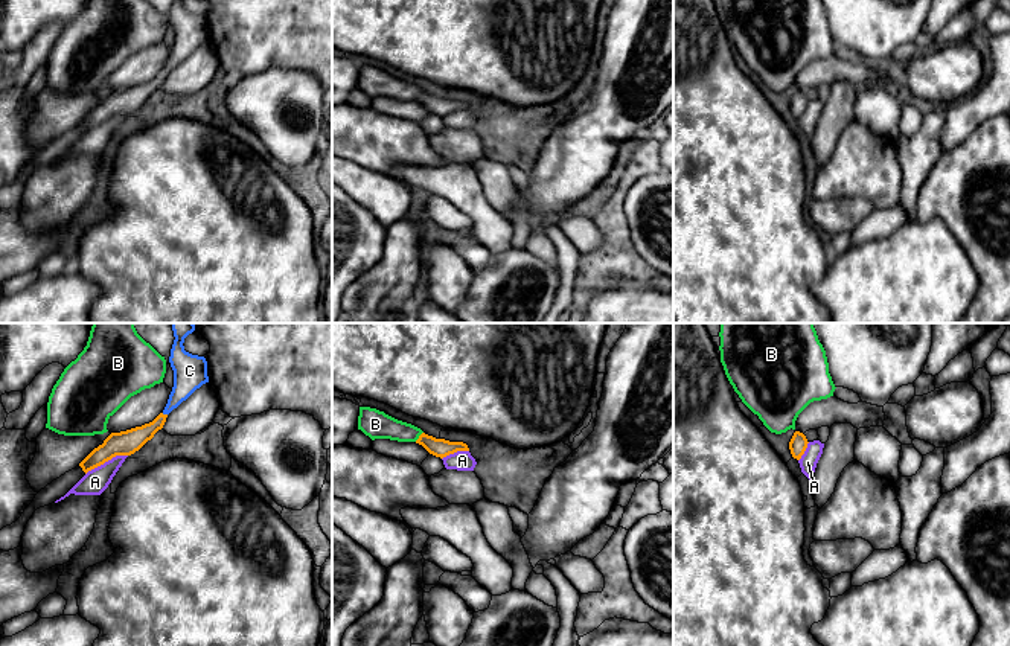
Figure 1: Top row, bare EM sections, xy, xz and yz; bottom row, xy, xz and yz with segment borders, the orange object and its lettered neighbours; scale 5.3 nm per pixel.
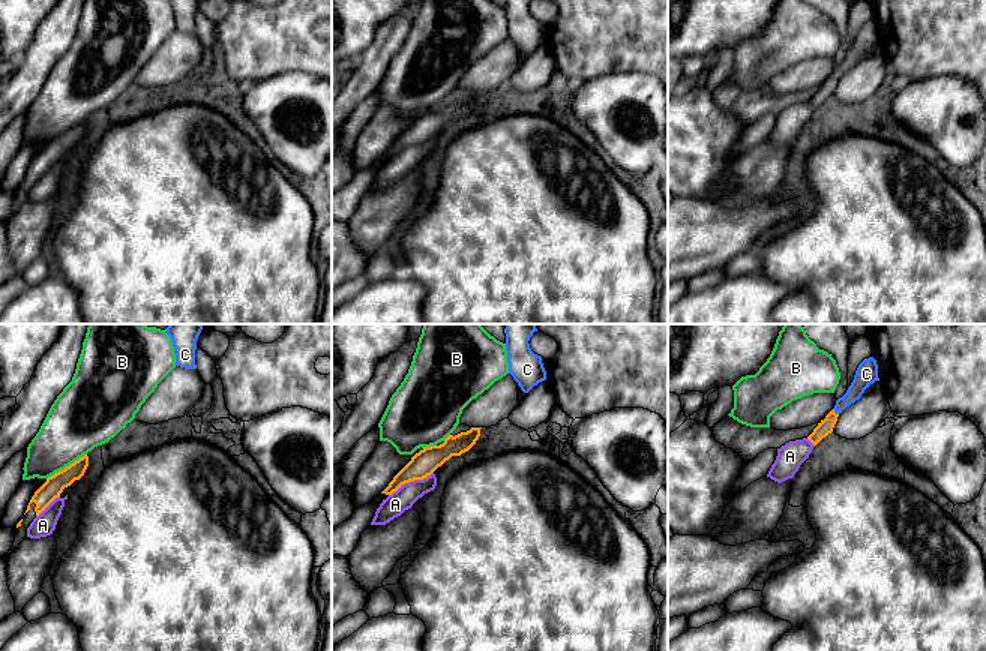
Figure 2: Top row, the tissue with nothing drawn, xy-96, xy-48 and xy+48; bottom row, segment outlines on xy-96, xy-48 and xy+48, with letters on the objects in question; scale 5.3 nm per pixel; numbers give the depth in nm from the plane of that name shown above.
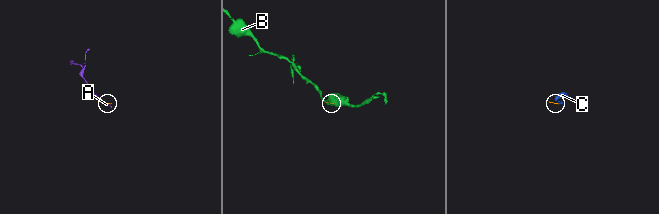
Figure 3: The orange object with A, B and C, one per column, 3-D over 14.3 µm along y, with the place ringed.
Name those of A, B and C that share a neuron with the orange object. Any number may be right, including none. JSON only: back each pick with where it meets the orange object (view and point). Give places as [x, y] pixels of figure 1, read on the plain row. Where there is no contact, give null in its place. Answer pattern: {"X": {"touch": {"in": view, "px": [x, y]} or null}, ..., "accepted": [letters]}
{"C": {"touch": {"in": "xy", "px": [165, 73]}}, "accepted": ["C"]}

